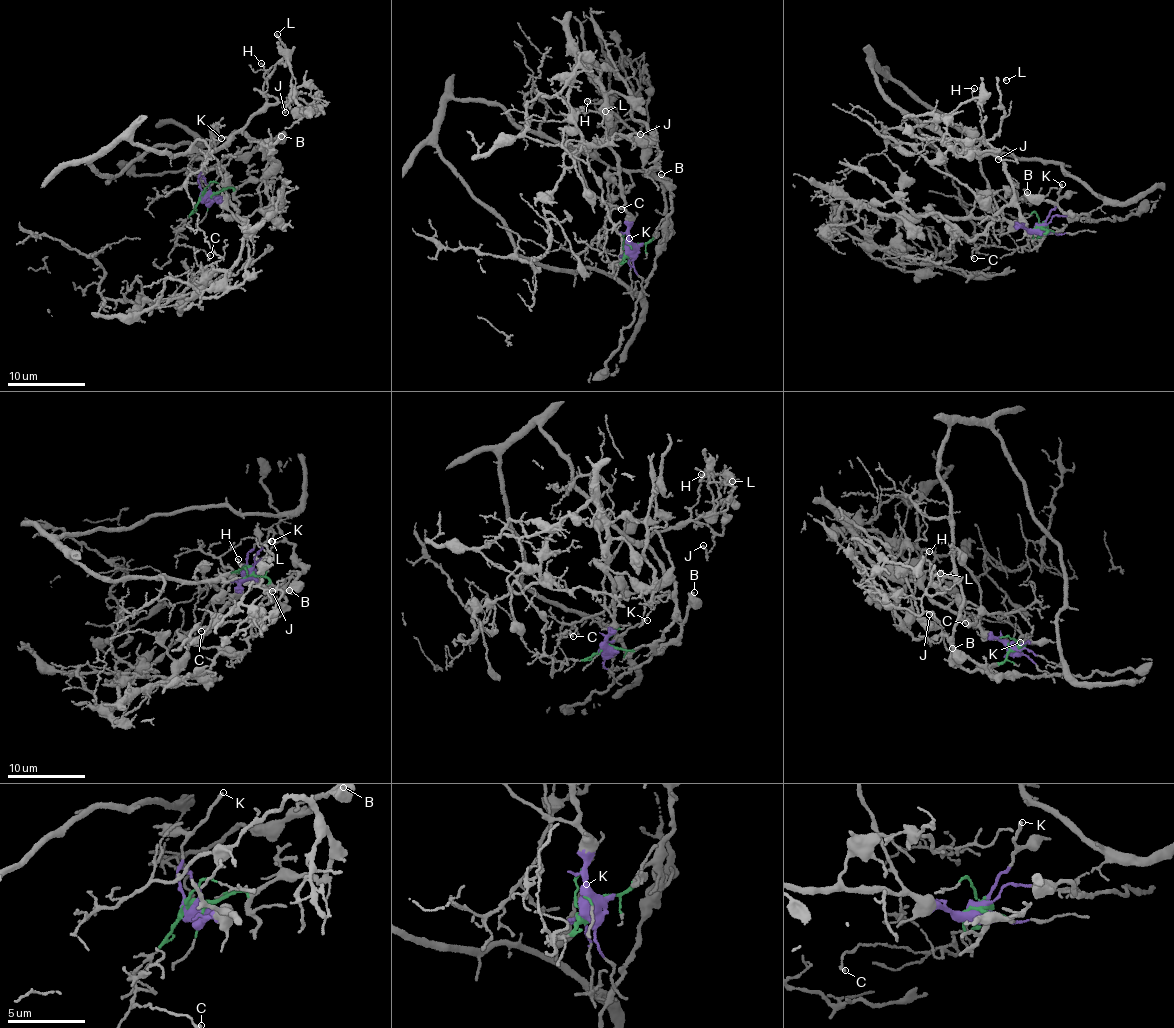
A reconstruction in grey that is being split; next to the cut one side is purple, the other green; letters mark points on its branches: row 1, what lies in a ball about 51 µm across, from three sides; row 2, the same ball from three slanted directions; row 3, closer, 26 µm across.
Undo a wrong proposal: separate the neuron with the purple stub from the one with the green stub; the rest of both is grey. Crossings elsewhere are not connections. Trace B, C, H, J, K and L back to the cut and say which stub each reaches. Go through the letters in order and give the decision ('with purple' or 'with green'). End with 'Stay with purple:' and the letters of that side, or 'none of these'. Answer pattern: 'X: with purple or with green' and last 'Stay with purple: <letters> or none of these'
B: with green
C: with green
H: with green
J: with green
K: with purple
L: with green
Stay with purple: K

